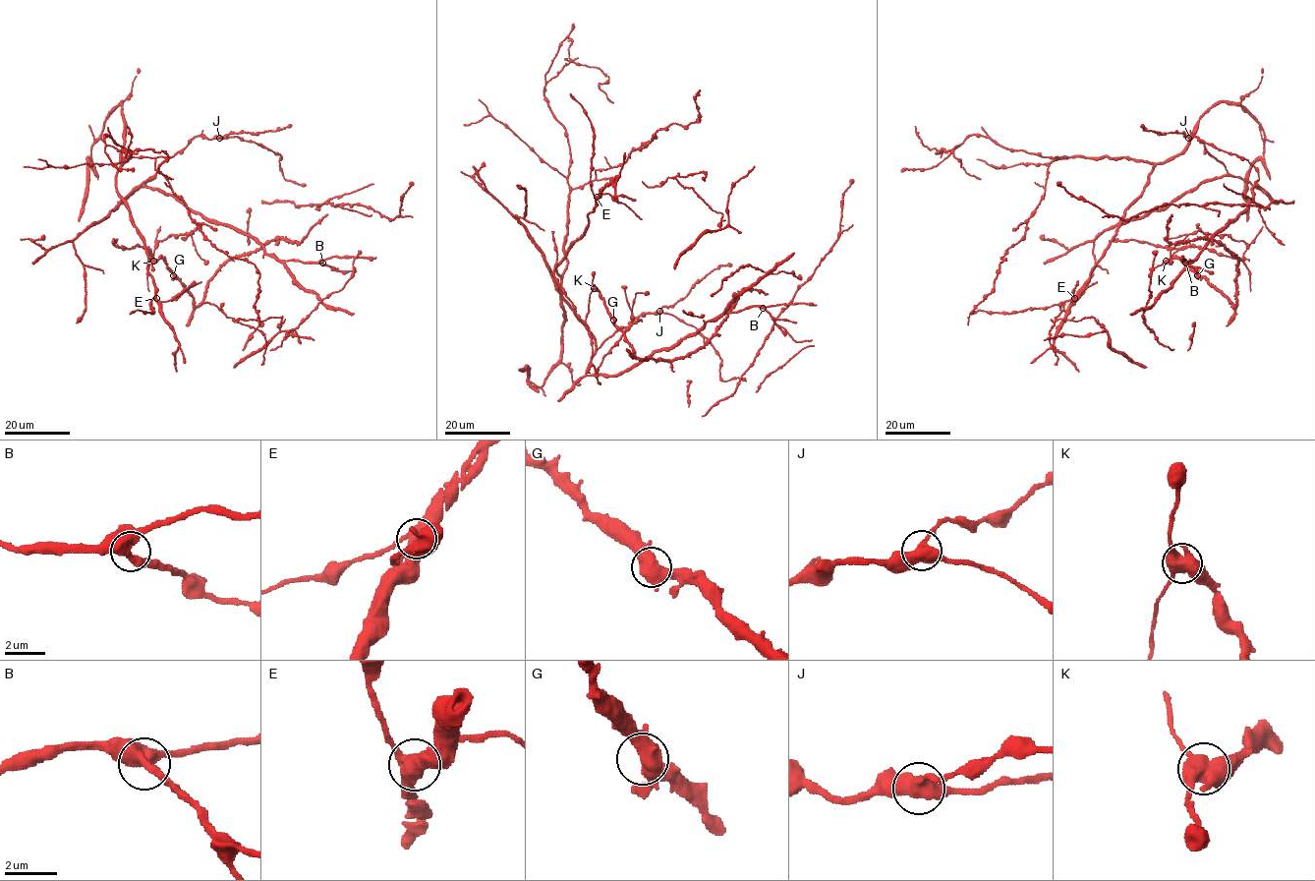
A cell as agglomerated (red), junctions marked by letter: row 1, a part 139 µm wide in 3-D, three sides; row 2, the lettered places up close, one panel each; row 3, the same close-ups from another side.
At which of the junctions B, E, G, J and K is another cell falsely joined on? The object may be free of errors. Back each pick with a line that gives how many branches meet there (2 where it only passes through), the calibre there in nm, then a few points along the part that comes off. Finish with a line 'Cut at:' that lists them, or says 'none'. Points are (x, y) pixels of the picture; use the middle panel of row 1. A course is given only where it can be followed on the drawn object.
Cut at: none

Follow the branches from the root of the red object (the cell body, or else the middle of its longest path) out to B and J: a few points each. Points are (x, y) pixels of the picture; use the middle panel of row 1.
B: (570, 305), (596, 343), (586, 374), (609, 376), (620, 376), (656, 352), (672, 348), (718, 316), (763, 308)
J: (570, 305), (575, 316), (593, 336), (596, 349), (635, 319), (659, 311)

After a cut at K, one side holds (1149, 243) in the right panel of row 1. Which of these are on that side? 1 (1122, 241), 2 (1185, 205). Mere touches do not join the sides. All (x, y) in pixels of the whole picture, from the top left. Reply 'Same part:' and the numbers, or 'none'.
Same part: 1

